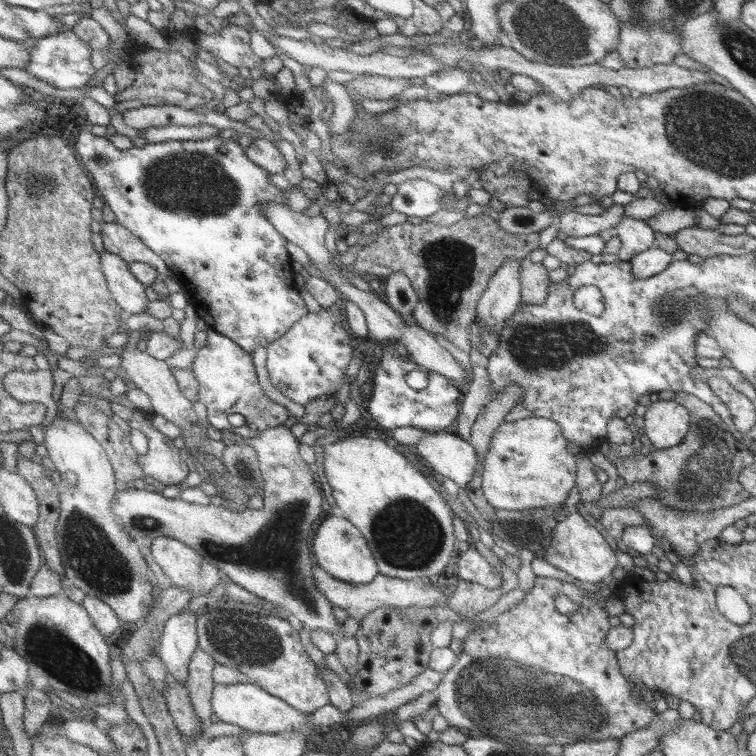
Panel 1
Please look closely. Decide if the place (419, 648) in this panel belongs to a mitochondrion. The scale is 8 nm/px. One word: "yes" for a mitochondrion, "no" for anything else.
no

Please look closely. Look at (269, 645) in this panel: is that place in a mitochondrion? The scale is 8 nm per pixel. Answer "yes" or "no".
yes

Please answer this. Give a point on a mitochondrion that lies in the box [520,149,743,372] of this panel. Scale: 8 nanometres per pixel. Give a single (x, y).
(670, 311)

